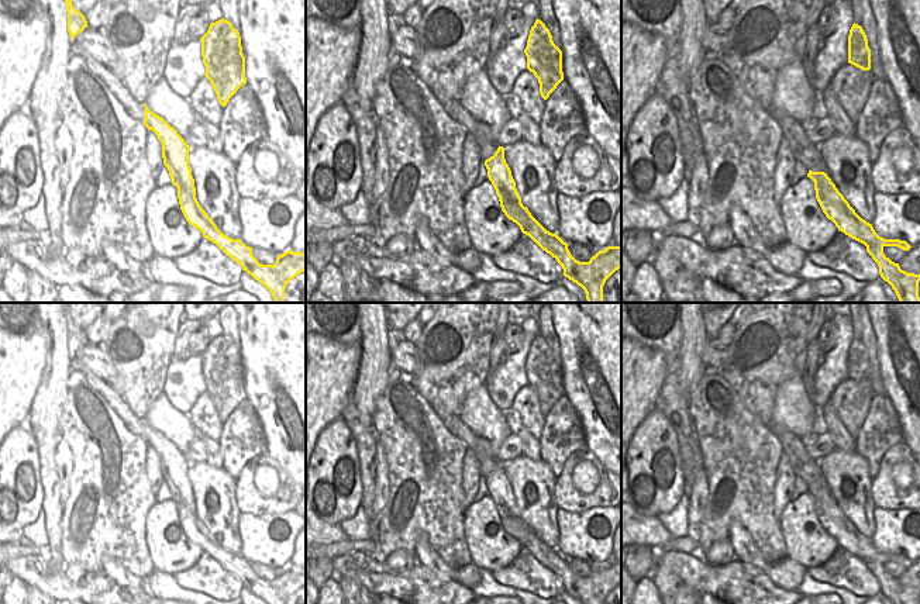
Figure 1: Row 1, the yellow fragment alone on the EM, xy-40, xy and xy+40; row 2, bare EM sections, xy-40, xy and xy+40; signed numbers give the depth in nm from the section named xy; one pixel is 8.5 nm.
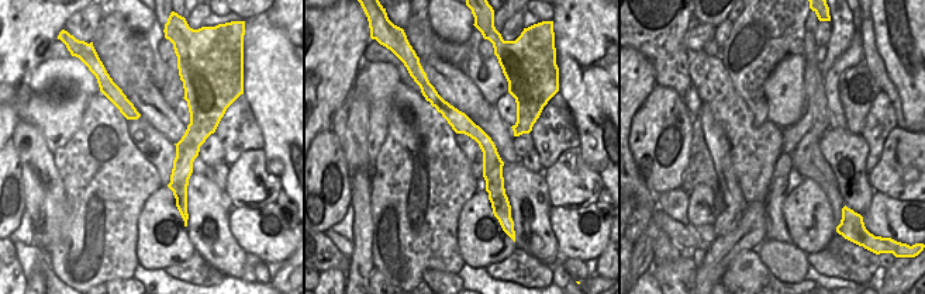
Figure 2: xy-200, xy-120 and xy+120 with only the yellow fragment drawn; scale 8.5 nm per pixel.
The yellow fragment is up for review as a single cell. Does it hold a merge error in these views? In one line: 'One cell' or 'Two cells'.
Two cells

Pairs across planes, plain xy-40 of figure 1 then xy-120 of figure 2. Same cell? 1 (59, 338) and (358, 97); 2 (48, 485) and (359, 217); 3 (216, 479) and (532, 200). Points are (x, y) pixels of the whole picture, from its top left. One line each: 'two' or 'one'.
1: one
2: one
3: one

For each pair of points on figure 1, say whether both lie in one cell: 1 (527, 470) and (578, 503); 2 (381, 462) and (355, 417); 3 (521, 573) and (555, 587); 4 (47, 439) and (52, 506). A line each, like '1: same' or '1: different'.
1: different
2: different
3: same
4: same

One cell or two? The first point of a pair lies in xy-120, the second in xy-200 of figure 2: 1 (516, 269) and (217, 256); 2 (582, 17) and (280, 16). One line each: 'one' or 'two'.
1: two
2: two

